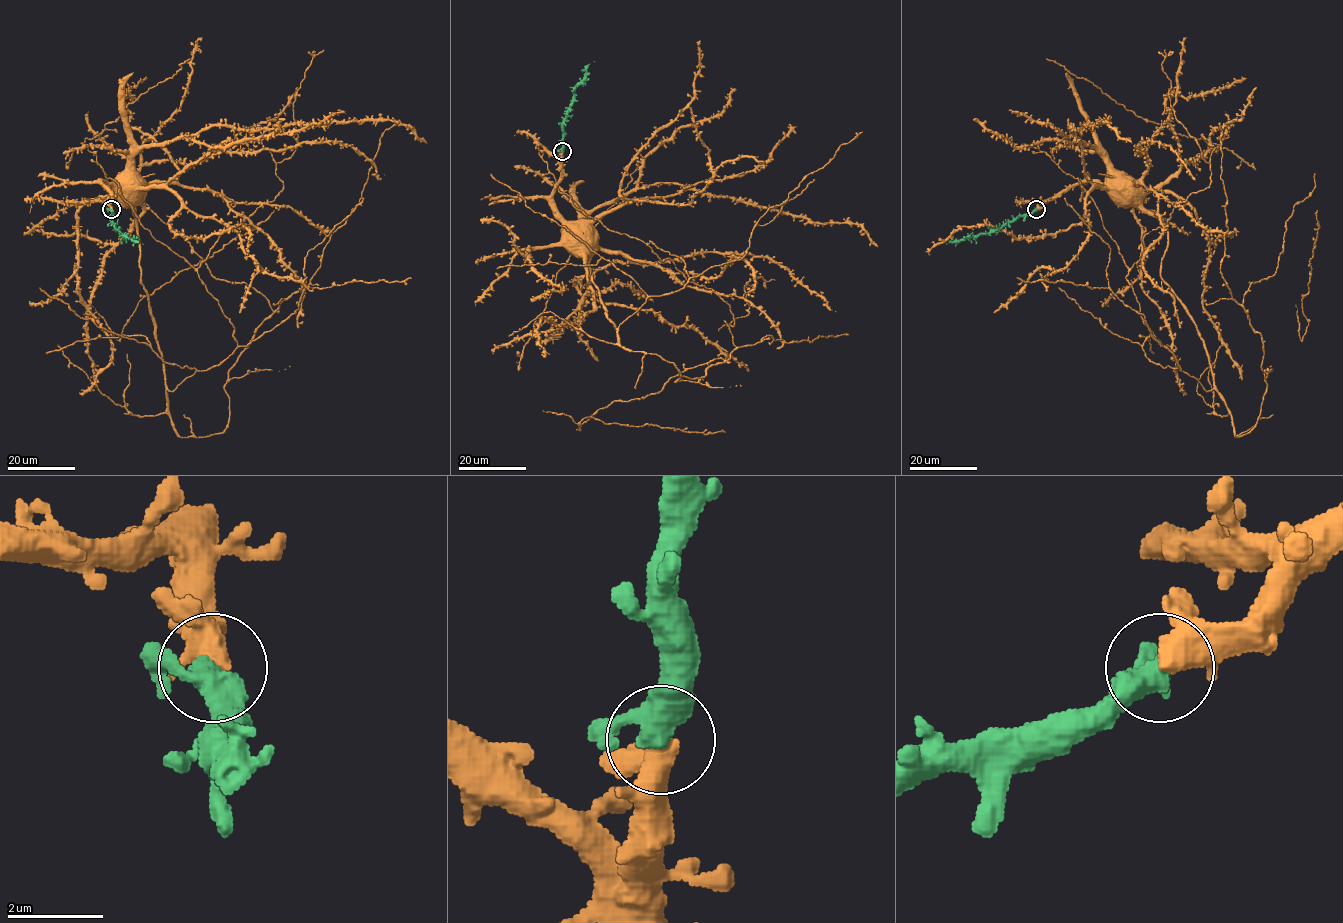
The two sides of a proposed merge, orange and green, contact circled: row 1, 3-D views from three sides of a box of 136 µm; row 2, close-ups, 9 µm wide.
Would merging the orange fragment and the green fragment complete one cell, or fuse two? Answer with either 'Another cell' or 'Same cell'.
Same cell

